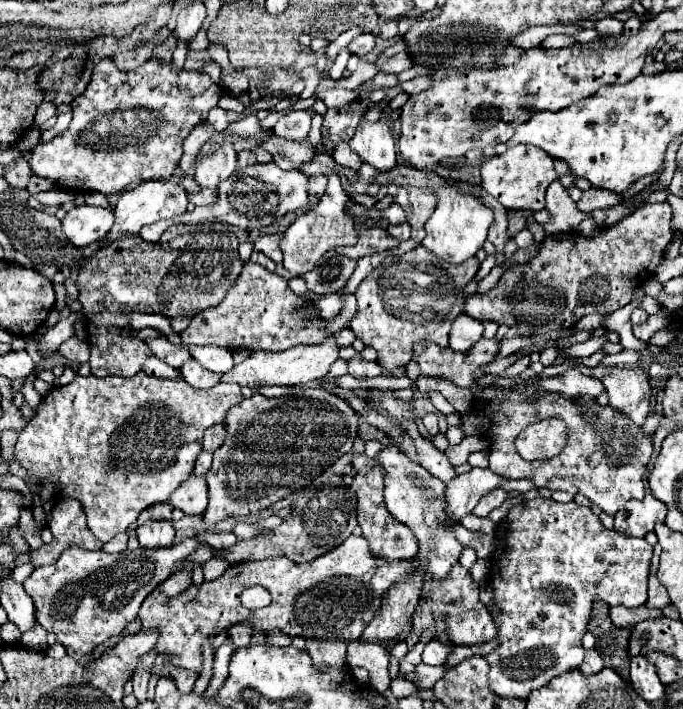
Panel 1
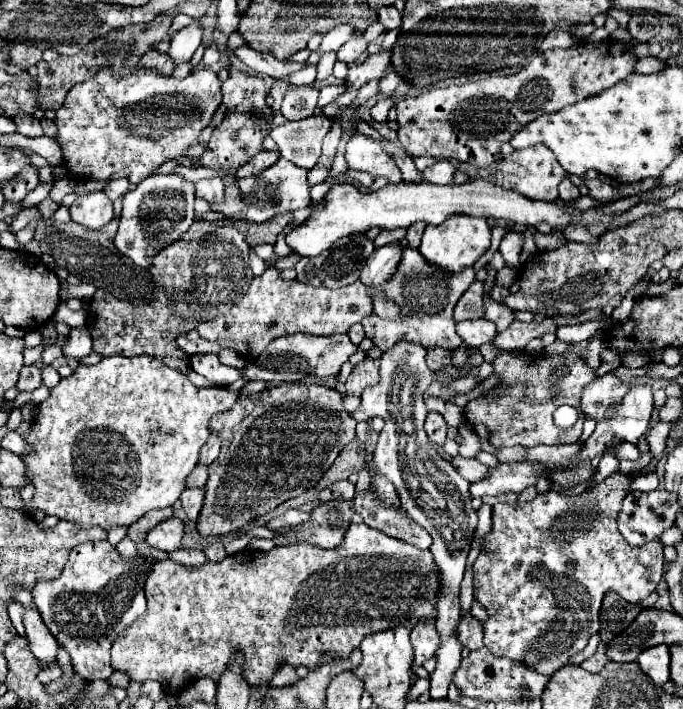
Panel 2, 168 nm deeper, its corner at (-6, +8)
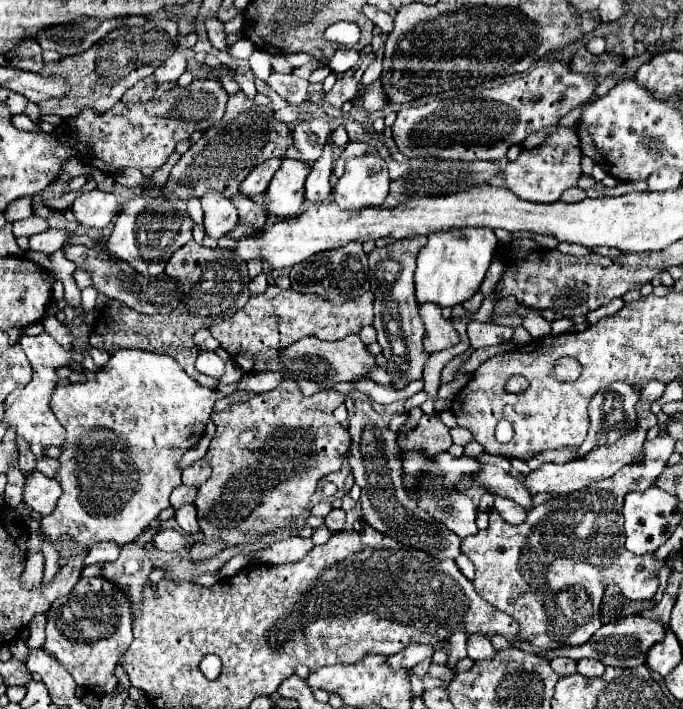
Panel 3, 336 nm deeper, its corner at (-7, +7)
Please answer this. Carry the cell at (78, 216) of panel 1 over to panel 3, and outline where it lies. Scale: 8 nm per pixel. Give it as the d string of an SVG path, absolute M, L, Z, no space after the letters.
M92 190L80 194L74 200L72 212L80 224L104 230L112 222L112 218L120 212L120 206L112 192Z

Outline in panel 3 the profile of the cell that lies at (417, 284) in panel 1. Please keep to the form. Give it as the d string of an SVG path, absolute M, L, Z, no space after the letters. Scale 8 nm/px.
M434 304L420 306L420 316L422 316L424 326L426 326L424 350L428 354L446 350L446 348L450 348L450 346L454 346L454 344L460 342L460 336L454 330L452 322L442 316L442 312L440 312L438 306L434 306Z

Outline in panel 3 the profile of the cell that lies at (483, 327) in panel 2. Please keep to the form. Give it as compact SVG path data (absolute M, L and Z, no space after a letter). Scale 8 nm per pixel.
M476 320L468 324L468 338L470 338L470 346L474 350L510 342L512 334L514 334L512 326L498 326L492 322L476 322Z

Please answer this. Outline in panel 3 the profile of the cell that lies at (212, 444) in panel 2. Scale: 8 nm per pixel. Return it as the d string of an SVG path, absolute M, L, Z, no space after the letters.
M198 460L196 464L192 464L190 468L186 468L184 472L182 472L182 484L186 484L186 486L194 486L194 488L200 488L206 480L208 480L208 476L210 476L210 466L204 462L204 460Z

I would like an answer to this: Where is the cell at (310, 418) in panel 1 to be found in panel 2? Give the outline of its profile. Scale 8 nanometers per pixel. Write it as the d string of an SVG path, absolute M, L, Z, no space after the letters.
M283 383L263 393L239 397L237 403L211 419L211 431L223 439L221 455L209 465L207 495L197 529L201 535L227 535L249 525L255 517L265 515L287 499L301 495L317 485L323 473L337 459L341 449L355 439L357 421L343 409L343 395L325 385Z

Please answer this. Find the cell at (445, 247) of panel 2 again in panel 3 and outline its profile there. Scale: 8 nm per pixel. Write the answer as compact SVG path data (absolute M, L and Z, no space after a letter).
M462 228L428 236L428 246L420 250L414 272L416 302L432 302L440 308L454 308L456 304L470 300L480 290L496 248L498 240L488 228Z

